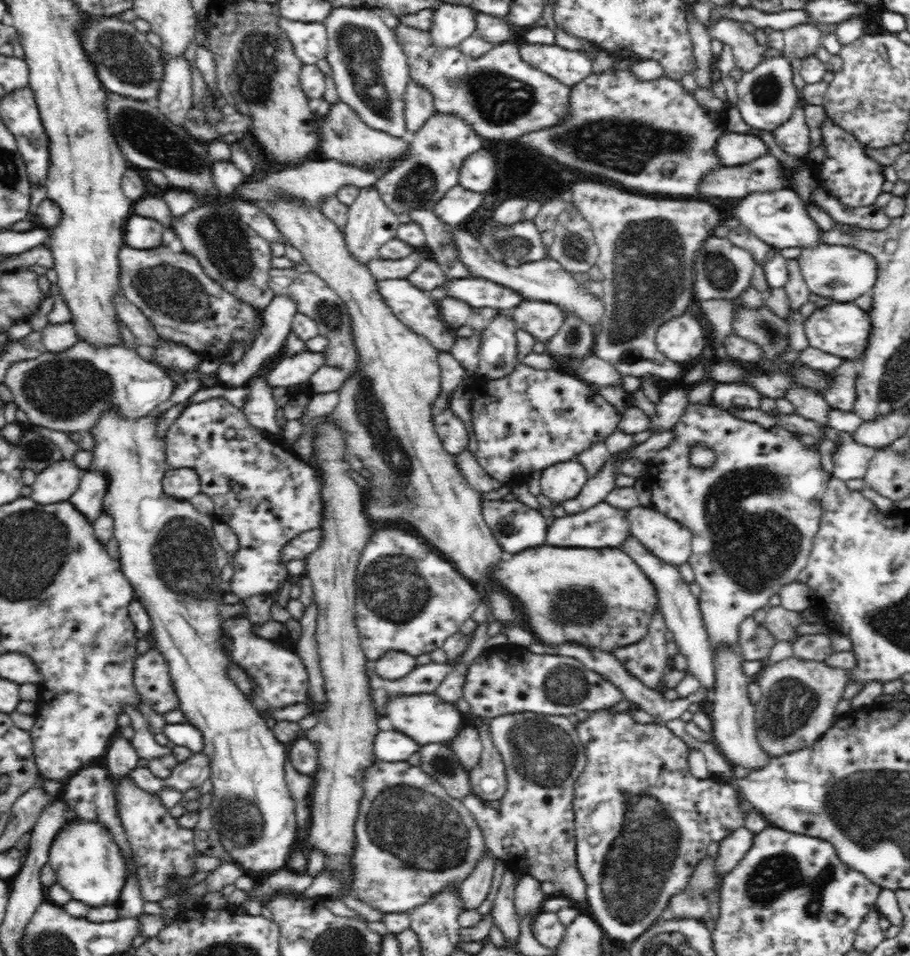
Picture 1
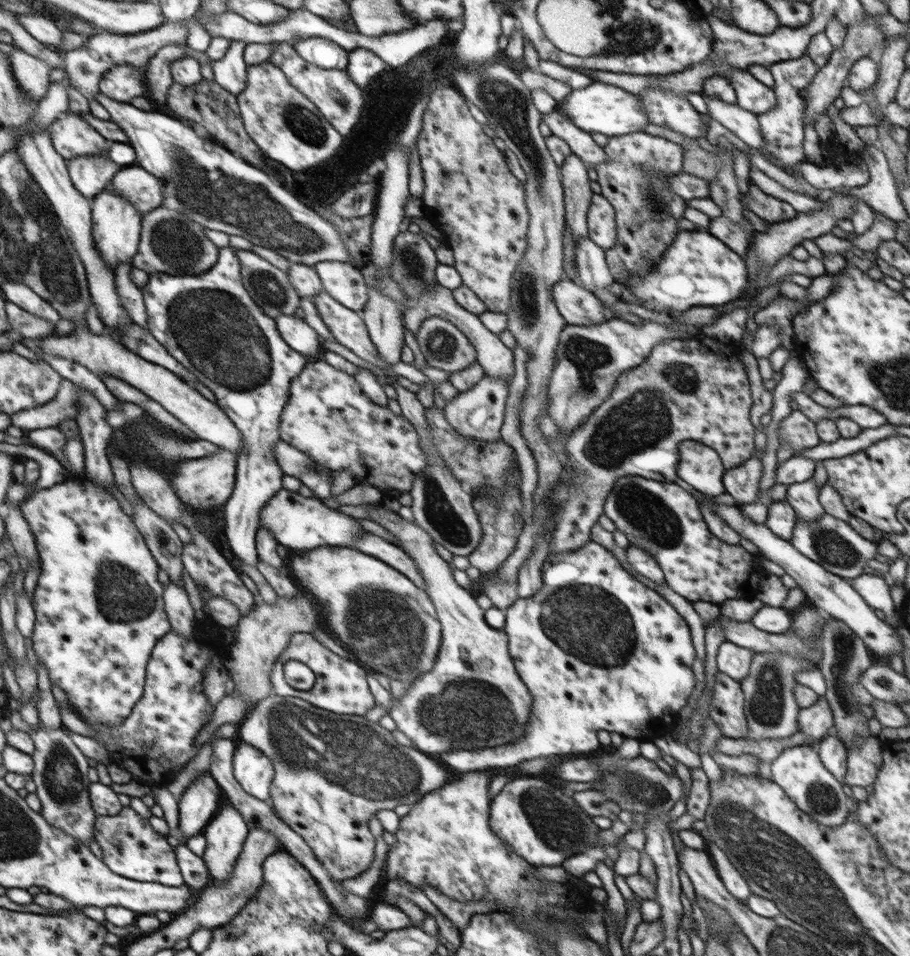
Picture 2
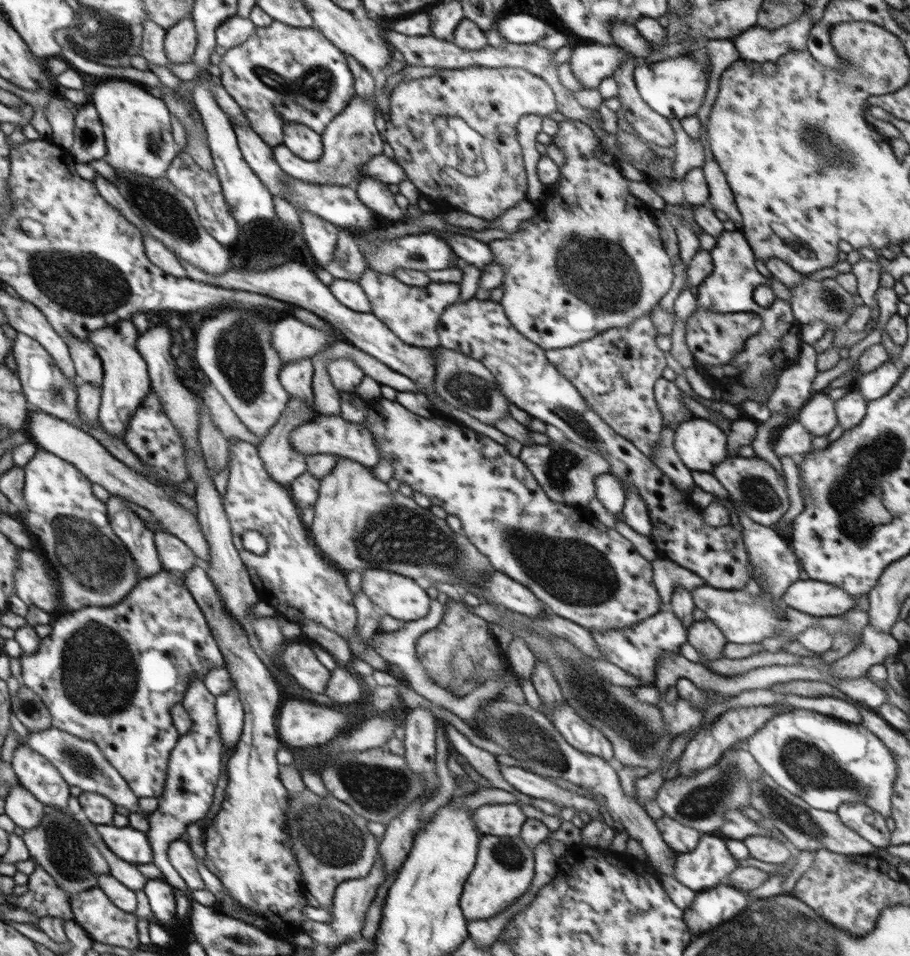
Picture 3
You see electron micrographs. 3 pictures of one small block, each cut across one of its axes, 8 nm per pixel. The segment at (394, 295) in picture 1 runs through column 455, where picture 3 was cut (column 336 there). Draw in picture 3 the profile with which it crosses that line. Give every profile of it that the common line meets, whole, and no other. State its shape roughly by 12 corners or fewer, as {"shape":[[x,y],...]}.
{"shape":[[293,315],[274,322],[272,347],[287,364],[343,339]]}

